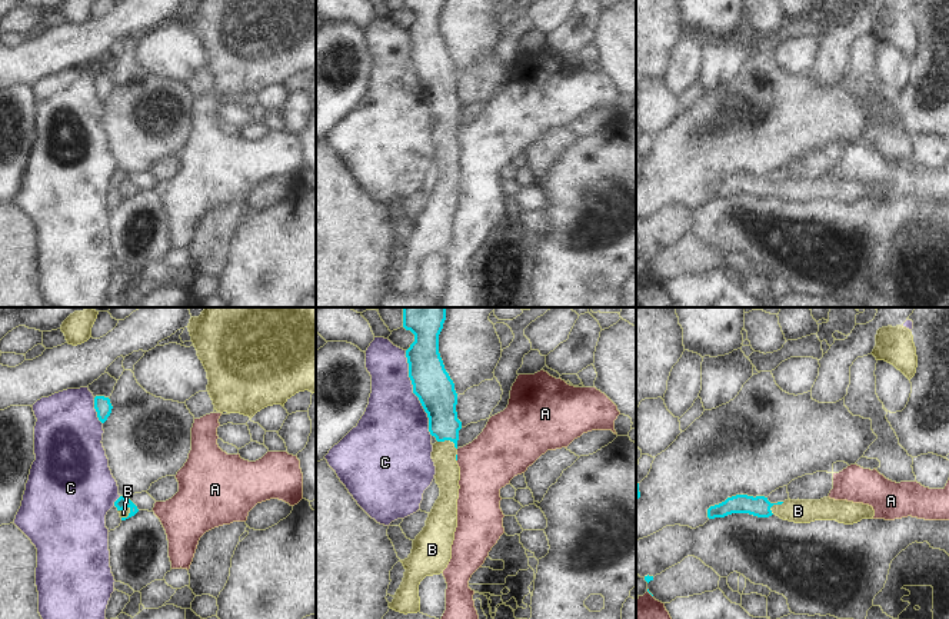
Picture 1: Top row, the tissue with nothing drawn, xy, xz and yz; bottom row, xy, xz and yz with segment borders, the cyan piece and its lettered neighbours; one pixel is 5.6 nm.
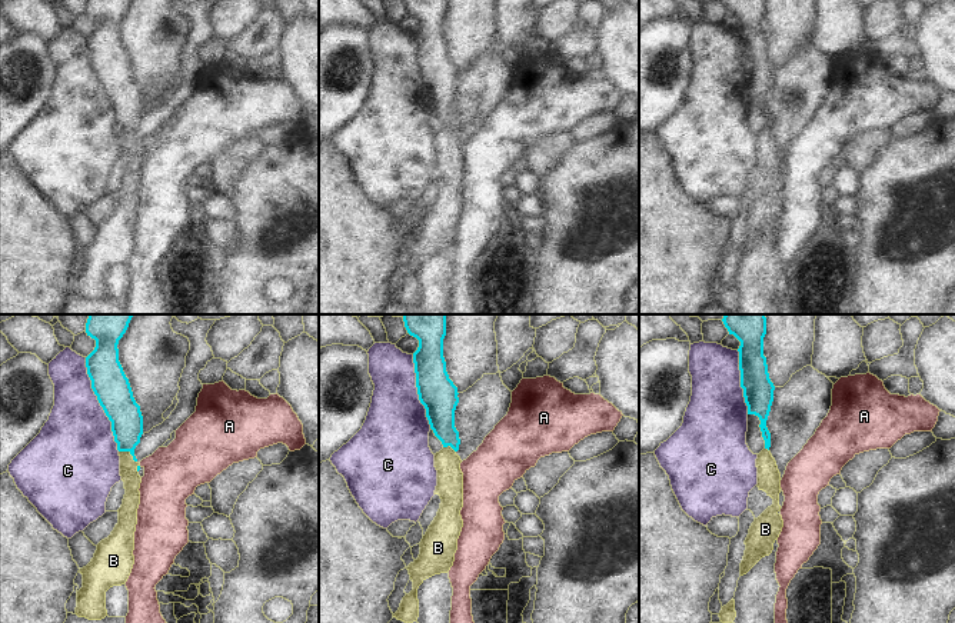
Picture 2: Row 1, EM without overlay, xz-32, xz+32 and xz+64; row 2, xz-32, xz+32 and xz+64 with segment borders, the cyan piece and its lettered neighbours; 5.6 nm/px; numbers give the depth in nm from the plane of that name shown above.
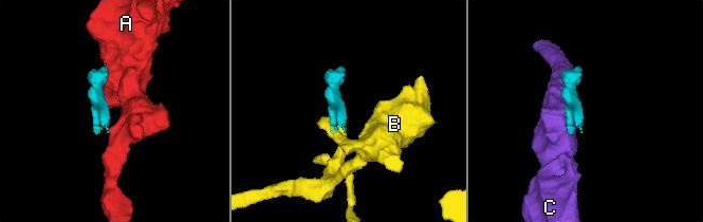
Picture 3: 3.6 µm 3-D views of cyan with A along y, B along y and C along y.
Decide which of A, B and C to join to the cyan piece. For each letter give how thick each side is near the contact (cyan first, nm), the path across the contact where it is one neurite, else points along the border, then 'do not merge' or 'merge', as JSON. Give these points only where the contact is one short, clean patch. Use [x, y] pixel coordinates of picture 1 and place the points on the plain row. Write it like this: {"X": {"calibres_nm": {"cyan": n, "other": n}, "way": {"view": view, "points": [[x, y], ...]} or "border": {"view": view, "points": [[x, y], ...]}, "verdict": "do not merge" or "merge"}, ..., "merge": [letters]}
{"A": {"calibres_nm": {"cyan": 20, "other": 320}, "verdict": "do not merge"}, "B": {"calibres_nm": {"cyan": 200, "other": 140}, "way": {"view": "xz", "points": [[438, 76], [449, 119], [448, 153]]}, "verdict": "merge"}, "C": {"calibres_nm": {"cyan": 220, "other": 380}, "verdict": "do not merge"}, "merge": ["B"]}

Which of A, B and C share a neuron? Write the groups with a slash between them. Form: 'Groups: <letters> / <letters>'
Groups: A / B / C

